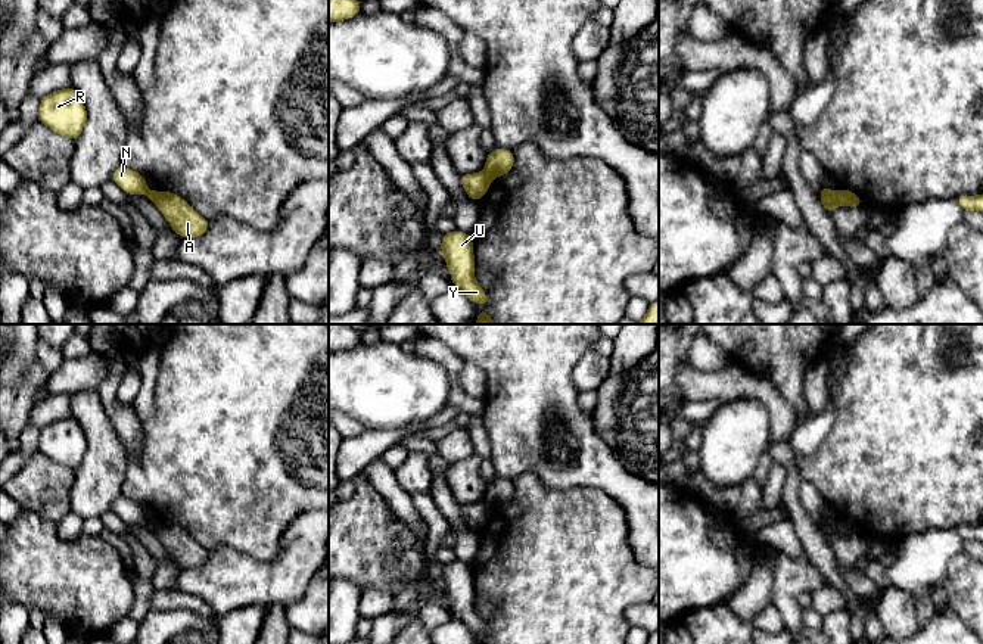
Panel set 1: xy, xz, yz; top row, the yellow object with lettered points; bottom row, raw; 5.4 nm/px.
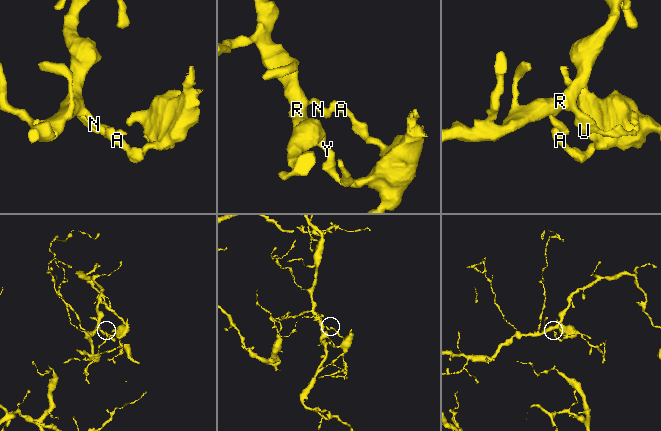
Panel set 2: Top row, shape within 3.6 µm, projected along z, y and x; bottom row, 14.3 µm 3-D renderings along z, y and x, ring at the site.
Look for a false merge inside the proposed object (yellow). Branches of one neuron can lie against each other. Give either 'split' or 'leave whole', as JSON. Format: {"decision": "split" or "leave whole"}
{"decision": "split"}

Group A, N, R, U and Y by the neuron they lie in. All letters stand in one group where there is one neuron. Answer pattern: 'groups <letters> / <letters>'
groups A / N R U Y

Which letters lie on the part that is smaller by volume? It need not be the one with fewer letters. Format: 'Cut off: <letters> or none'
Cut off: A

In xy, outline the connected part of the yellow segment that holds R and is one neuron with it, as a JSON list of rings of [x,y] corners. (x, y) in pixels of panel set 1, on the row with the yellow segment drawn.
[[[62,88],[41,97],[37,121],[75,141],[87,122],[87,109],[75,88]]]

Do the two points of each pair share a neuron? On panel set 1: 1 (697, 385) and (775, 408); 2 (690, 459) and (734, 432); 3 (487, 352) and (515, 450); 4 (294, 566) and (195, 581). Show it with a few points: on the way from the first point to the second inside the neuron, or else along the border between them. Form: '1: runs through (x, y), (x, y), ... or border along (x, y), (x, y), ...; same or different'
1: runs through (716, 385), (752, 385), (758, 389); same
2: runs through (700, 454), (708, 448), (718, 448), (724, 442); same
3: runs through (510, 376), (515, 380), (515, 426); same
4: runs through (268, 581), (220, 582); same

